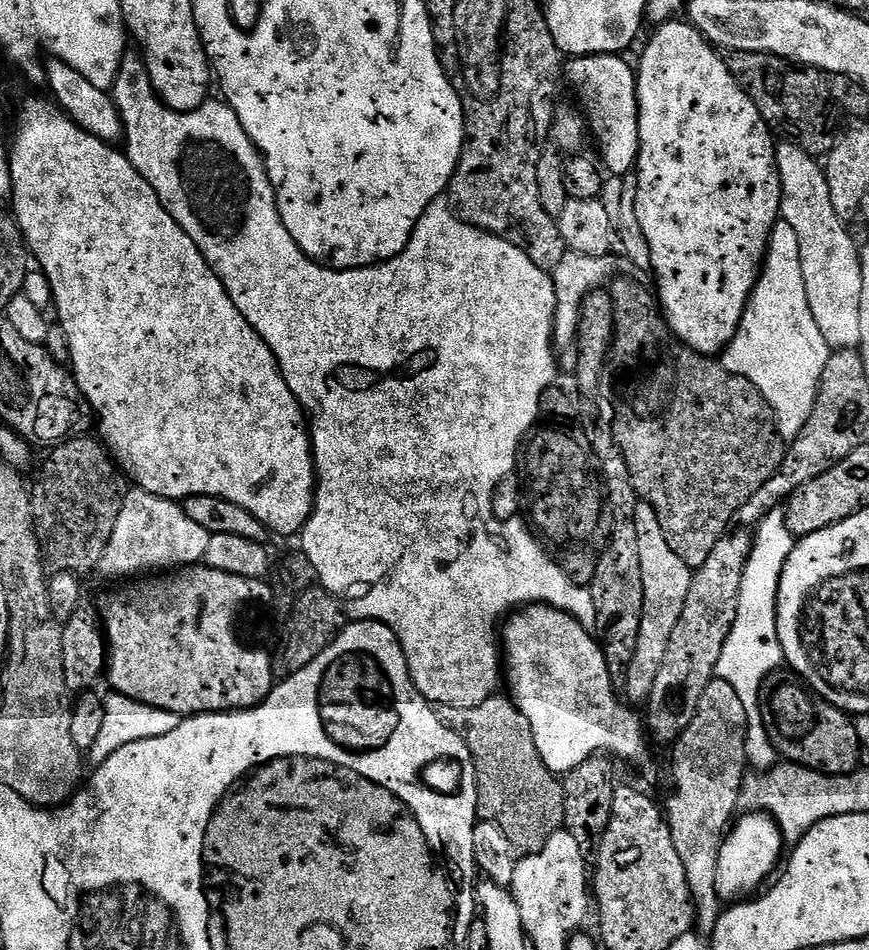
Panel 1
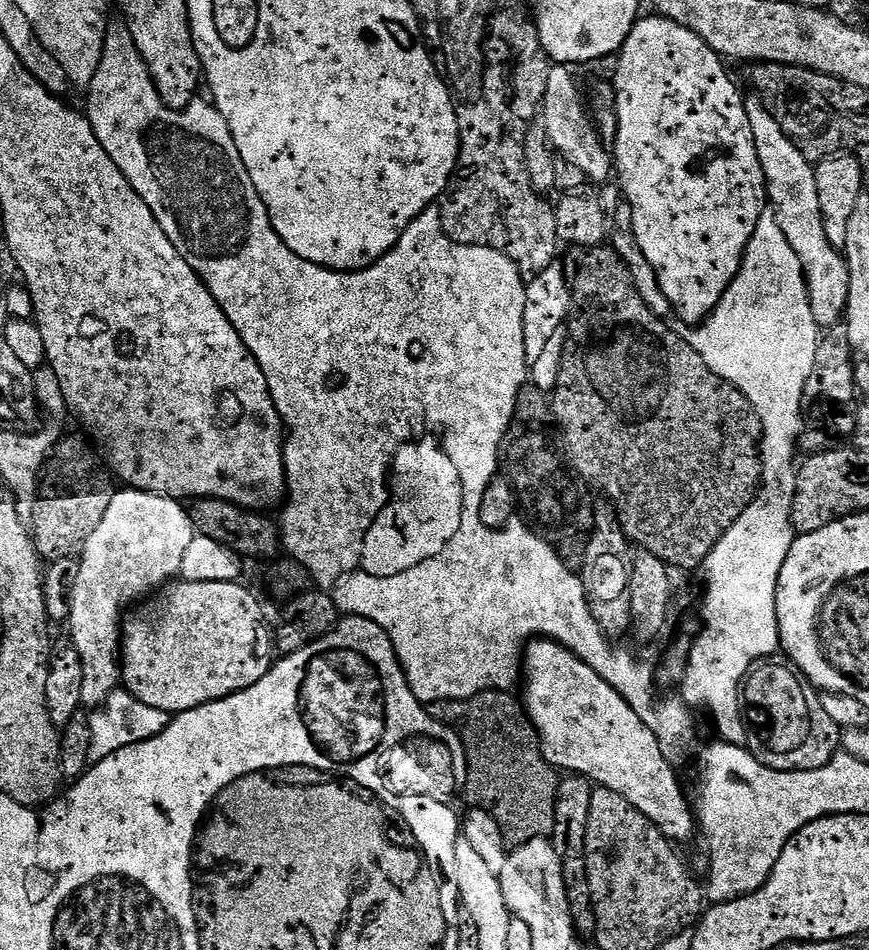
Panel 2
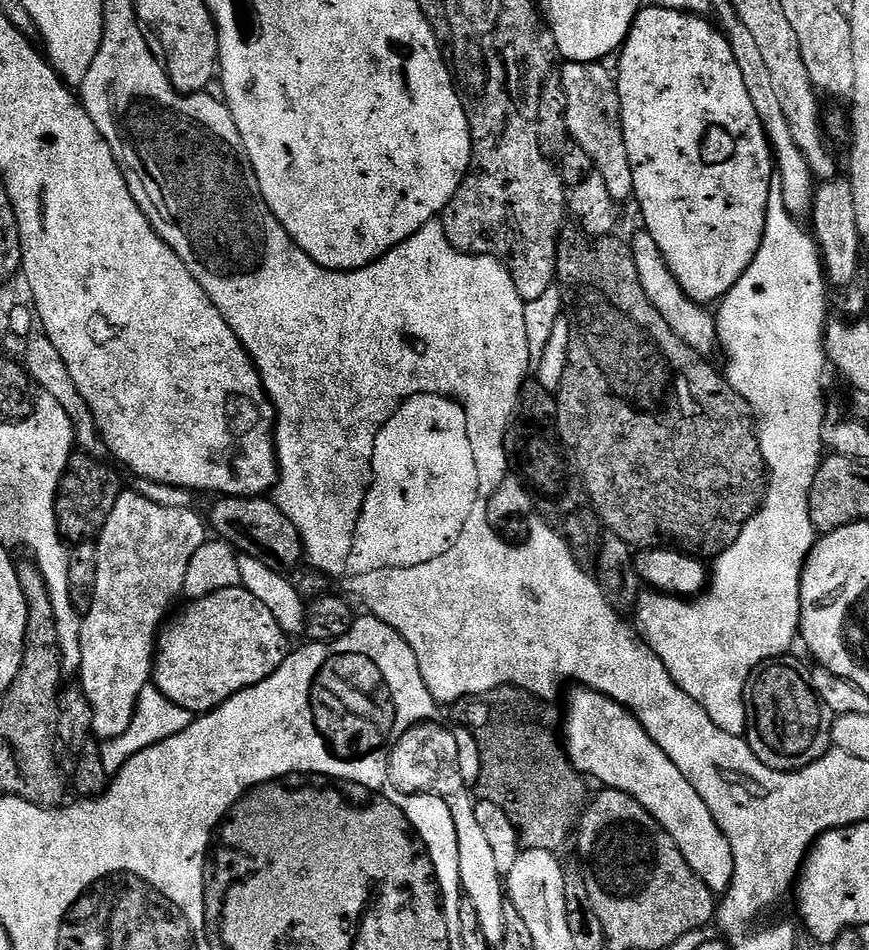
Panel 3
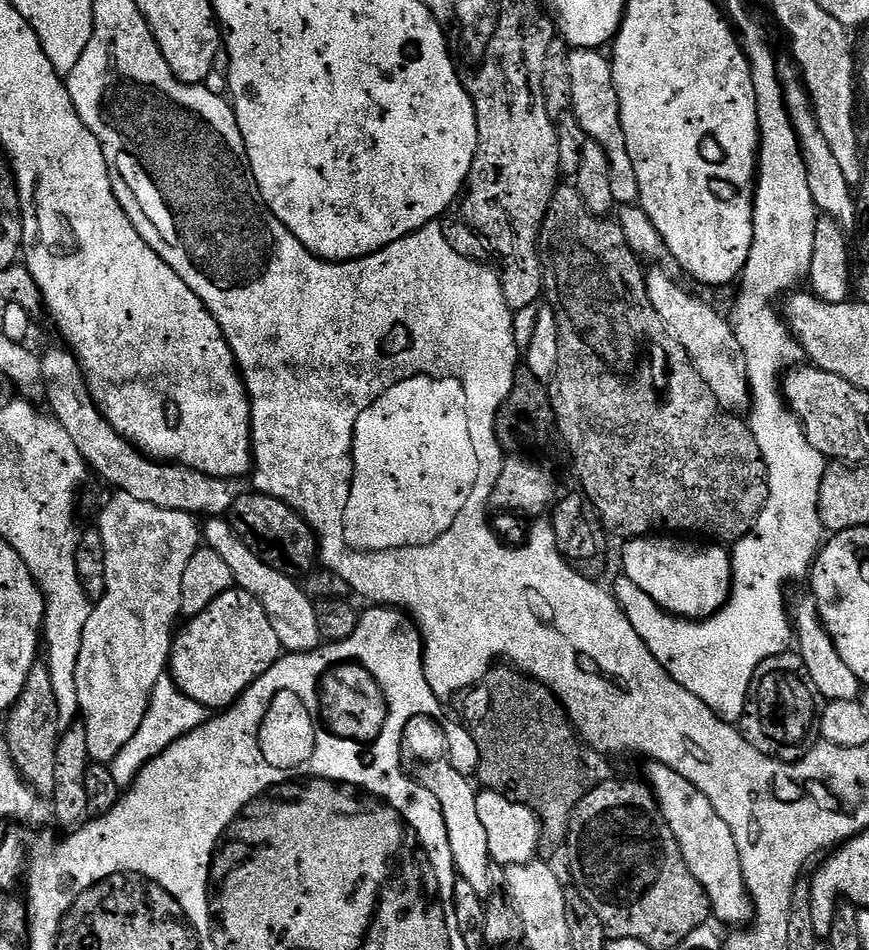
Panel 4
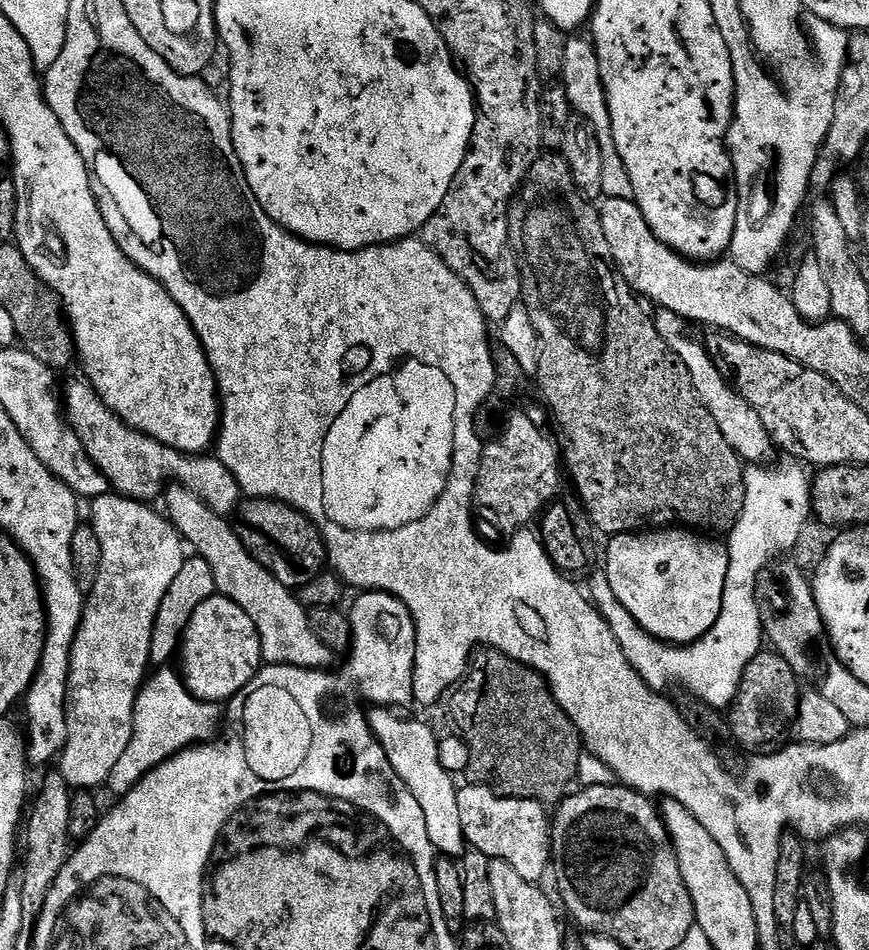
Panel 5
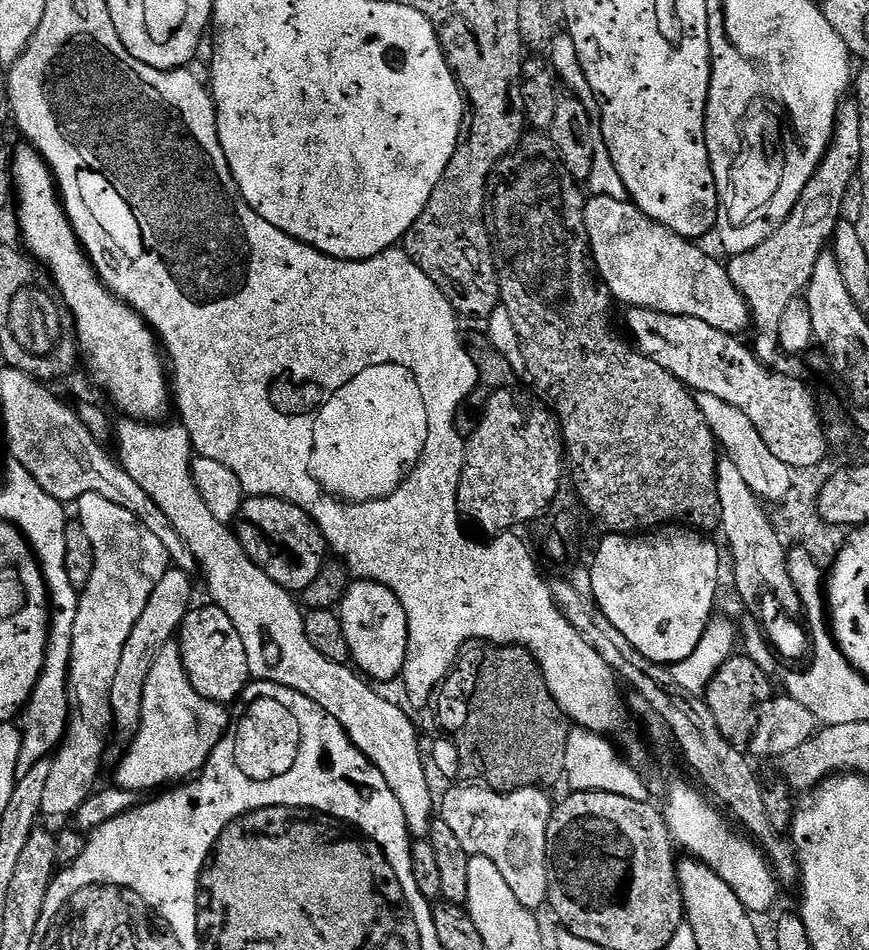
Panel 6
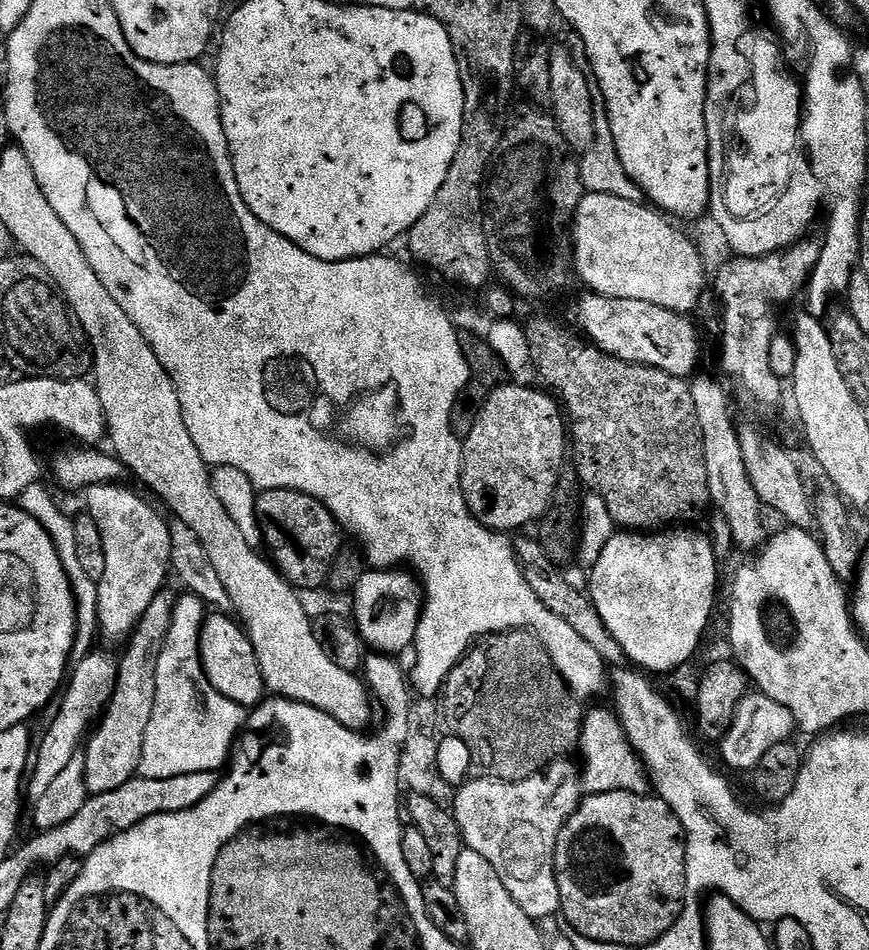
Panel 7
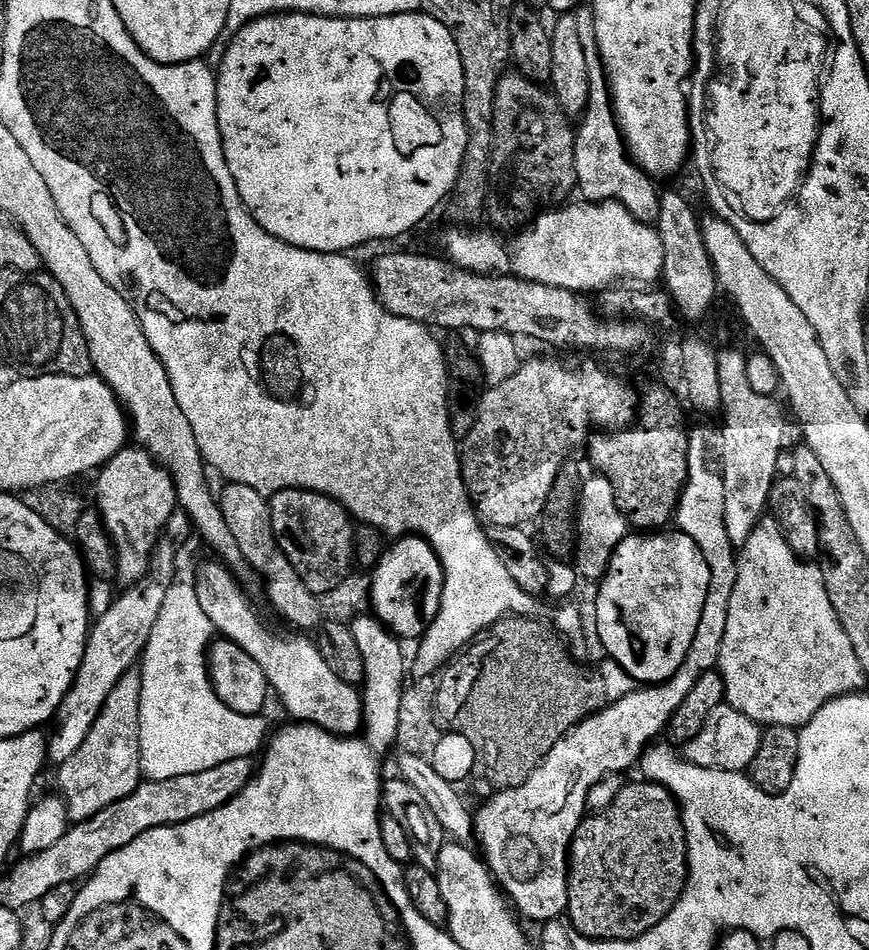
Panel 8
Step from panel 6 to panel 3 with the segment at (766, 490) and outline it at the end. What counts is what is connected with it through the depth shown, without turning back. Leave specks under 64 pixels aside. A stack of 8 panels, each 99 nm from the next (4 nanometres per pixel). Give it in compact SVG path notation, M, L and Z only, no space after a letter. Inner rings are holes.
M640 230L640 233L634 238L631 237L630 243L634 254L634 266L638 266L638 282L642 282L642 290L646 290L646 298L650 298L654 310L658 310L662 314L666 324L674 330L674 334L682 338L687 345L695 349L700 355L710 355L709 353L713 349L716 350L718 346L713 313L704 310L703 305L689 299L681 290L681 286L677 282L676 276L673 275L661 248L647 230Z

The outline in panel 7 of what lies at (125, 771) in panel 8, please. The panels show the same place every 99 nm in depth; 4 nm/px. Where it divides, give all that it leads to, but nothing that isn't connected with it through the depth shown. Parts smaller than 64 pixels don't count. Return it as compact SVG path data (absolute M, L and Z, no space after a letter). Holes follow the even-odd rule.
M168 591L159 592L154 602L146 606L146 614L142 614L136 631L127 641L128 649L125 650L124 657L119 657L112 701L104 709L102 719L95 725L94 731L87 737L82 759L84 781L91 795L118 790L118 786L126 786L126 782L130 782L140 771L146 726L150 726L150 718L155 710L156 663L167 640L172 611L175 610L178 599L177 593Z

